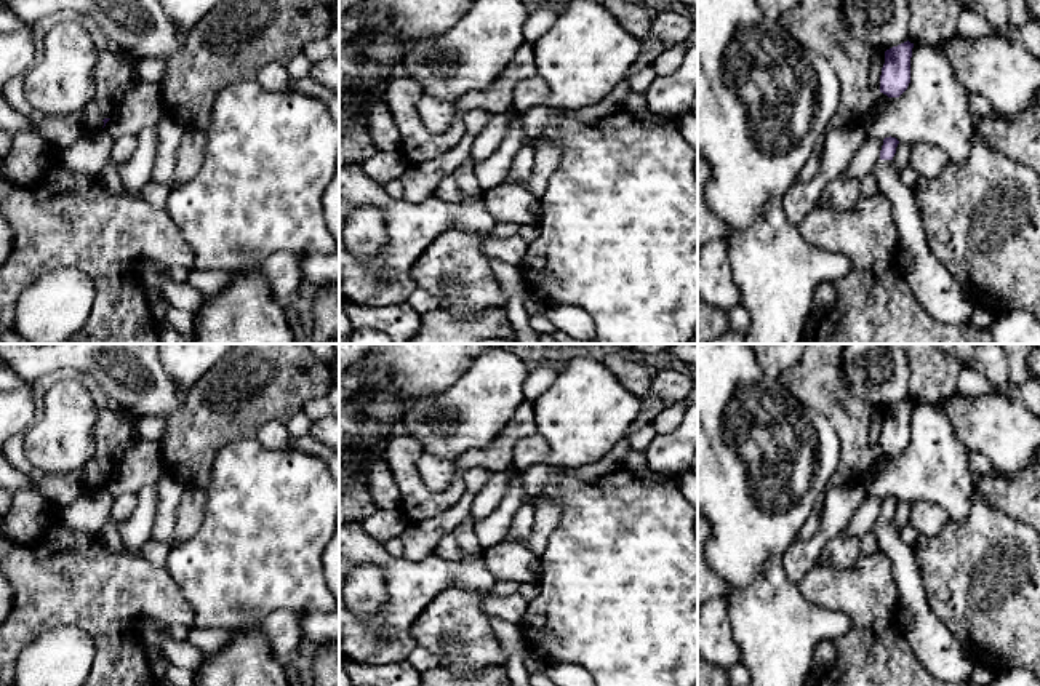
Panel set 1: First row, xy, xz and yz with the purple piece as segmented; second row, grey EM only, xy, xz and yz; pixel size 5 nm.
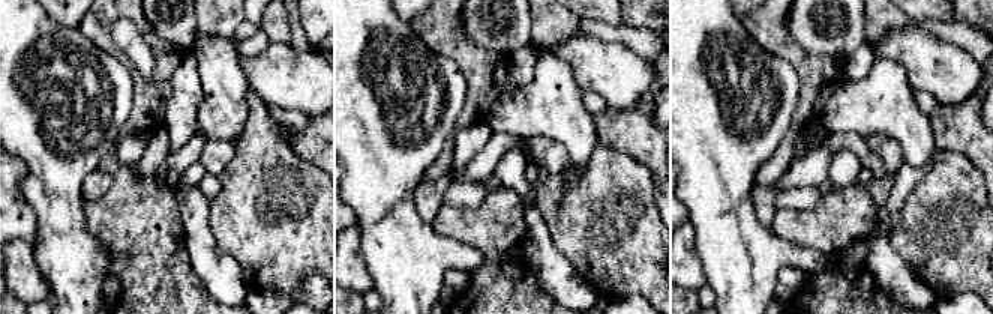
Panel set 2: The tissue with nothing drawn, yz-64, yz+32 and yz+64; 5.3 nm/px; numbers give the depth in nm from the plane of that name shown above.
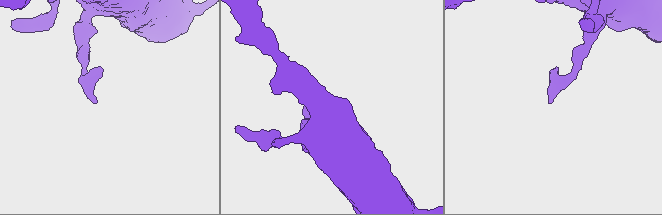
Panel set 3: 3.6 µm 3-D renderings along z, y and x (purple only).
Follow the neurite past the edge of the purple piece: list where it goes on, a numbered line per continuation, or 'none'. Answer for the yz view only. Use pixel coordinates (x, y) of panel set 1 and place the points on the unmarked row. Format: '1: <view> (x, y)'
1: yz (940, 651)

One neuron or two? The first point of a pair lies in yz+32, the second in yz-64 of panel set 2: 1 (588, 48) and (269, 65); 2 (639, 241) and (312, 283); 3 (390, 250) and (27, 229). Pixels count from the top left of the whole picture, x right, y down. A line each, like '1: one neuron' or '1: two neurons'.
1: one neuron
2: two neurons
3: two neurons

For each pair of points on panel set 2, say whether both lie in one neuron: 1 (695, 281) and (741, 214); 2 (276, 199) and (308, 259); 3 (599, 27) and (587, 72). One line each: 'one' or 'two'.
1: two
2: one
3: two

